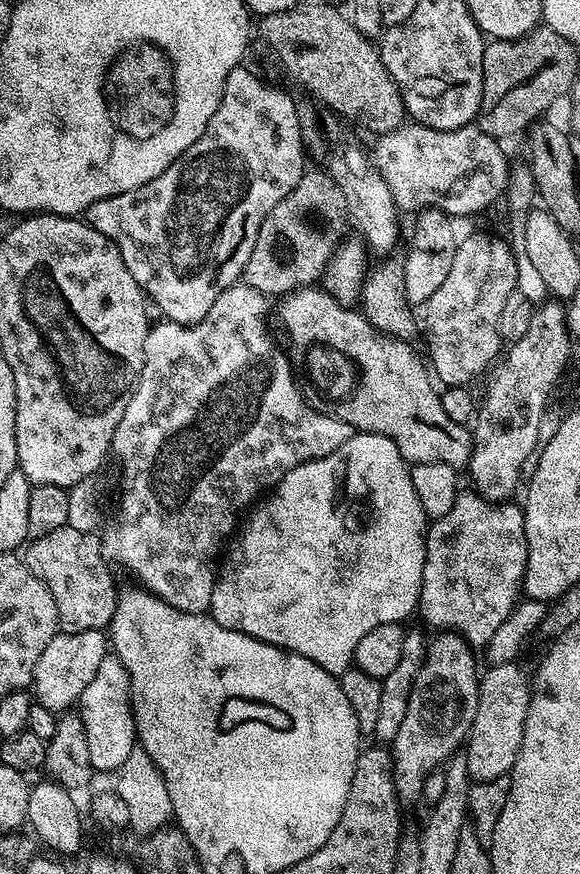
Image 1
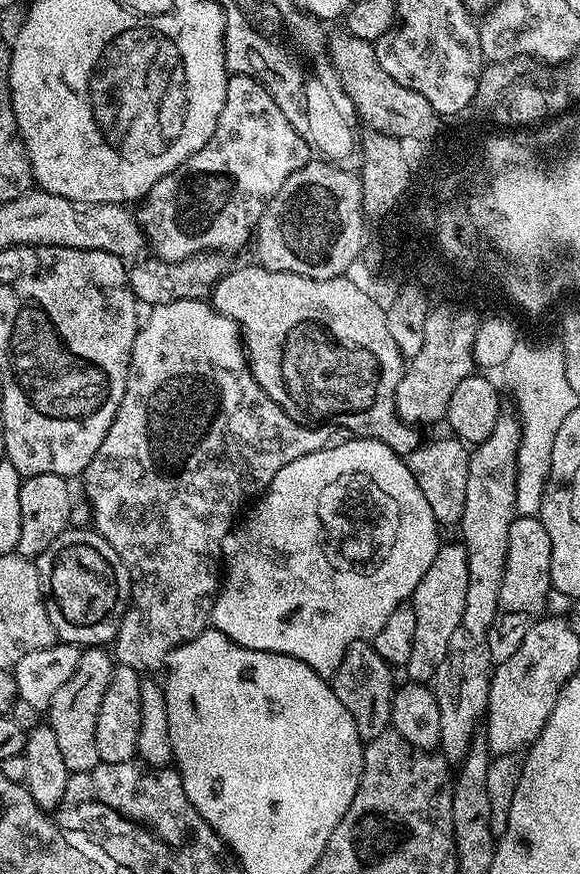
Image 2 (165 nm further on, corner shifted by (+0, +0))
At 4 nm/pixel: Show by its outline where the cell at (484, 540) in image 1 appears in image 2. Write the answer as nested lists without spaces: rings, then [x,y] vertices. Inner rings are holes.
[[[517,515],[510,526],[510,546],[506,554],[506,570],[502,578],[502,590],[498,598],[498,610],[494,618],[494,626],[490,630],[490,650],[493,661],[499,662],[510,658],[518,646],[522,646],[522,638],[539,620],[544,619],[548,604],[548,592],[553,591],[552,579],[550,578],[550,534],[546,534],[546,526],[535,515]]]

